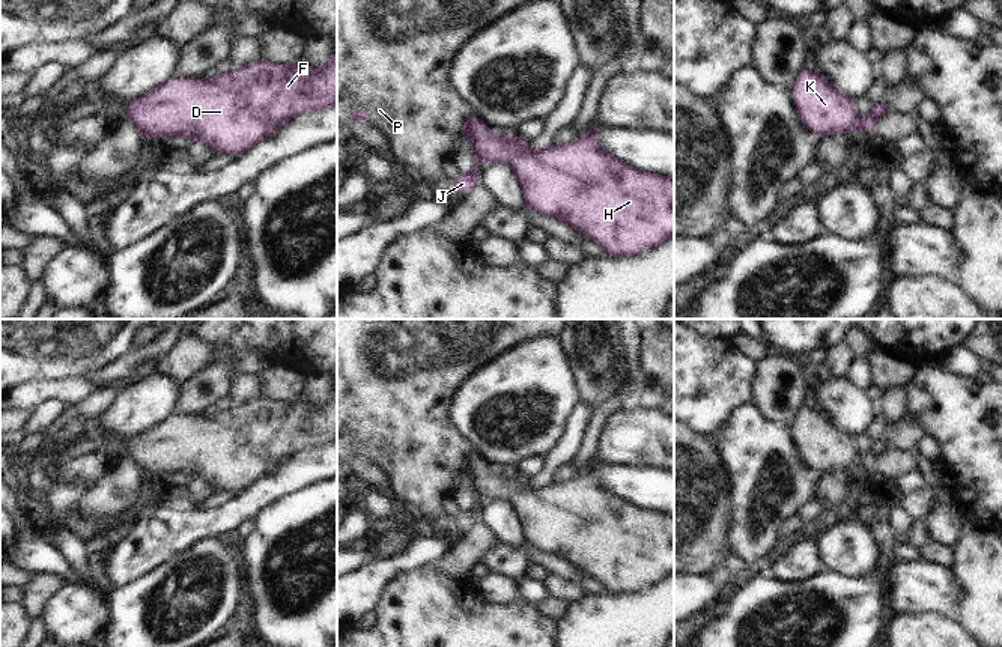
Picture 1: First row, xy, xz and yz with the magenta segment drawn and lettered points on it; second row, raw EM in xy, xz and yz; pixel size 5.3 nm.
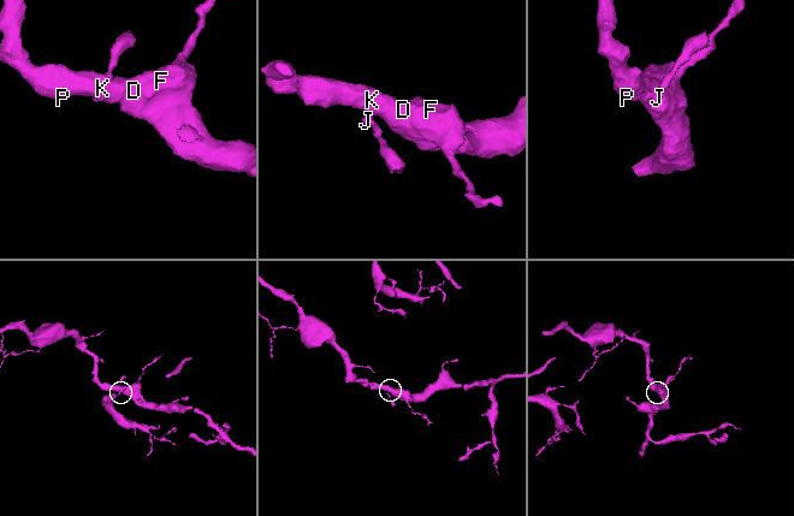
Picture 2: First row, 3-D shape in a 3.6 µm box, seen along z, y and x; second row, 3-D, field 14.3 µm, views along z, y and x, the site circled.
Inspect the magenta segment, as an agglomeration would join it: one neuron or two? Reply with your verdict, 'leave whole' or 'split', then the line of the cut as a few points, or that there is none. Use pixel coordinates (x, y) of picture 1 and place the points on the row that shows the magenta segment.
split; cut in yz along (856, 118), (850, 130)

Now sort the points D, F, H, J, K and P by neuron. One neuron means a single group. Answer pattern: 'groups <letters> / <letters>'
groups D F H K P / J

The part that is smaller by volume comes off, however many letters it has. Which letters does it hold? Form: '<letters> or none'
J

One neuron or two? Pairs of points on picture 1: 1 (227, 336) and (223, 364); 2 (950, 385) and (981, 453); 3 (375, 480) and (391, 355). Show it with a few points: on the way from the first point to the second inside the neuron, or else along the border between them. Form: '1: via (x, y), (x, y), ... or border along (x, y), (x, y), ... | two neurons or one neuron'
1: border along (214, 348), (226, 348), (239, 355) | two neurons
2: via (951, 402), (981, 432), (981, 437) | one neuron
3: border along (369, 459), (385, 474), (388, 488), (397, 495) | two neurons

